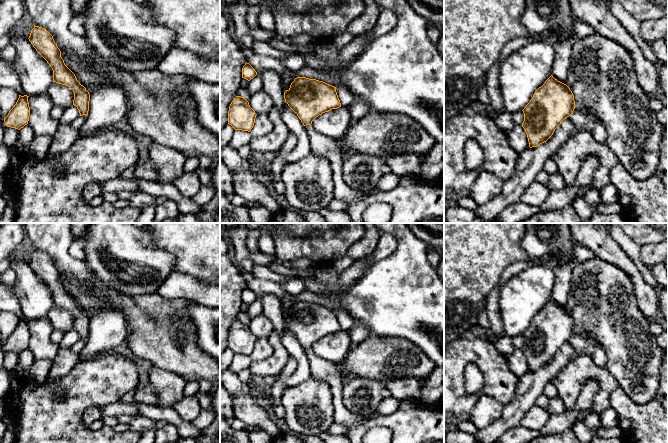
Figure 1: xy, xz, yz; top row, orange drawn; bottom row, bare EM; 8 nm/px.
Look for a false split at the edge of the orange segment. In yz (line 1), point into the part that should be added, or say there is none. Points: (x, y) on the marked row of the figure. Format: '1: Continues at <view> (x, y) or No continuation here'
1: No continuation here

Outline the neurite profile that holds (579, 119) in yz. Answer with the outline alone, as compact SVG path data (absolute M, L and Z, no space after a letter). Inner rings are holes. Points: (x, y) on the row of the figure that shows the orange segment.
M579 111L573 112L570 116L571 121L573 122L576 130L584 127L587 124L596 124L600 122L599 118L596 118L590 114L584 114Z

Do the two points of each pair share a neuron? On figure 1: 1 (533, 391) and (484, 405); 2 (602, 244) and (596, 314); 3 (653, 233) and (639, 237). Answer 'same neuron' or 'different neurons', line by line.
1: different neurons
2: different neurons
3: same neuron

